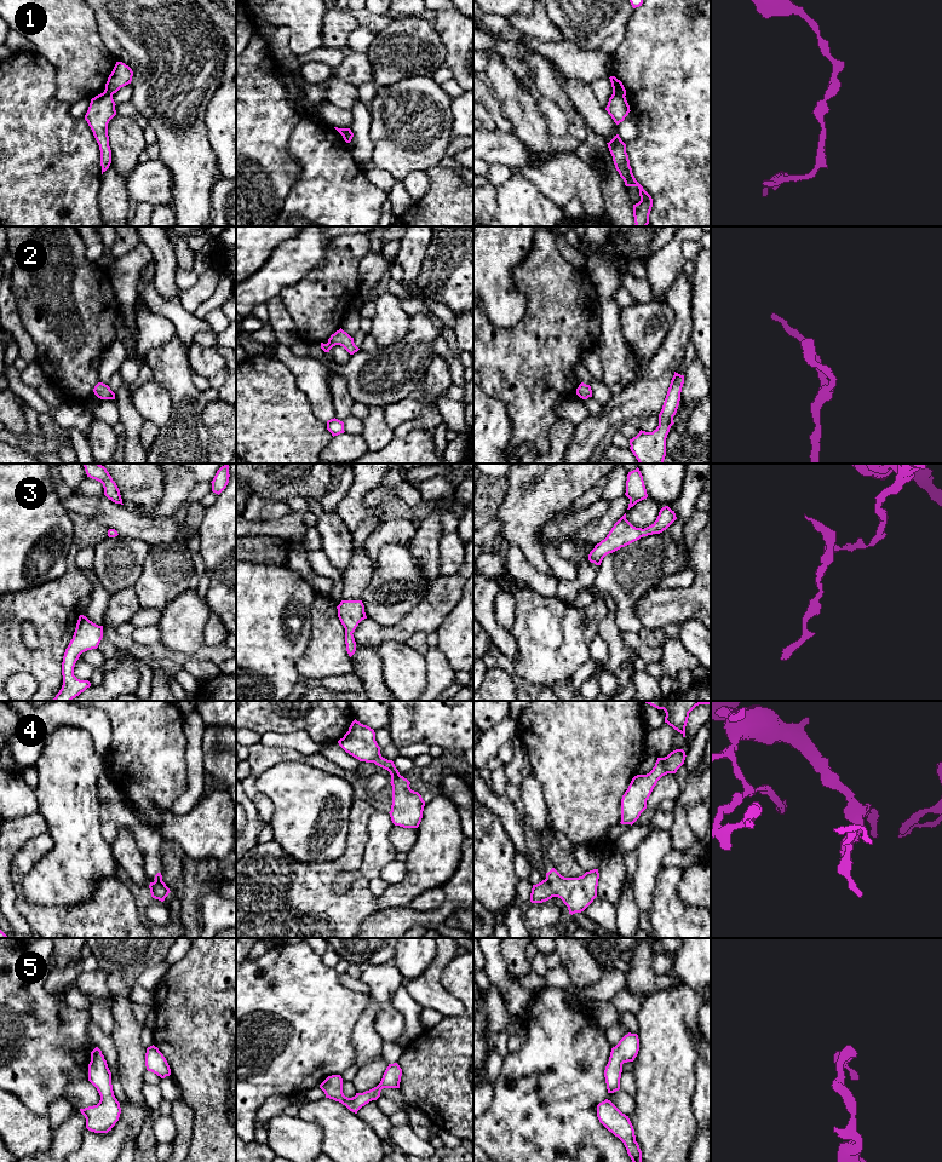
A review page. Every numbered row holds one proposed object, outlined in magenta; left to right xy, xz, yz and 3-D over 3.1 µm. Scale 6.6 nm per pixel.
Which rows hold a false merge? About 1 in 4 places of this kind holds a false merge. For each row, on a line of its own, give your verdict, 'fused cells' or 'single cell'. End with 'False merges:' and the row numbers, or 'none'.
1: single cell
2: single cell
3: single cell
4: single cell
5: single cell
False merges: none

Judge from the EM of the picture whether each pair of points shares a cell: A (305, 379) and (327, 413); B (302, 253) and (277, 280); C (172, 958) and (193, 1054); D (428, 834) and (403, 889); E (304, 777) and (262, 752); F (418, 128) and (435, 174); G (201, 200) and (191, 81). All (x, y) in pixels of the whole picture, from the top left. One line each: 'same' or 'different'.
A: same
B: same
C: different
D: same
E: different
F: different
G: same

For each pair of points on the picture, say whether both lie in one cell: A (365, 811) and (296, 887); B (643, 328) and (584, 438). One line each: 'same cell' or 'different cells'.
A: same cell
B: different cells

